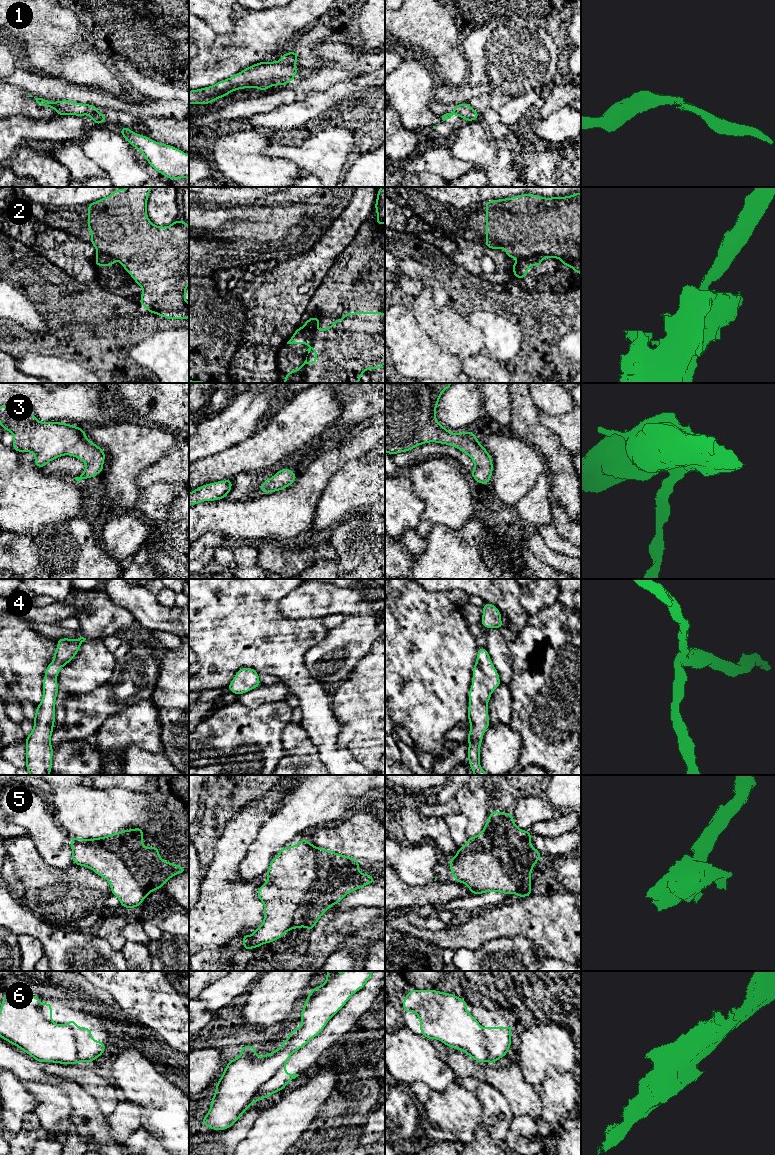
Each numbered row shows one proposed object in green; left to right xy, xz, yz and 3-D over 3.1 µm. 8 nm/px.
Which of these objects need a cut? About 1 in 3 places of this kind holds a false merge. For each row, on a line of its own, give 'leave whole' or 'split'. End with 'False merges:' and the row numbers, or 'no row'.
1: split
2: split
3: leave whole
4: leave whole
5: leave whole
6: split
False merges: 1, 2, 6

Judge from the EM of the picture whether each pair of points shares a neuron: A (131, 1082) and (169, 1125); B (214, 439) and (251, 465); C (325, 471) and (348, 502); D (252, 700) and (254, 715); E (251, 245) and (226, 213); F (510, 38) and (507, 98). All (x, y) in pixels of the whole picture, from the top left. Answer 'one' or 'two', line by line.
A: one
B: two
C: two
D: two
E: one
F: one

